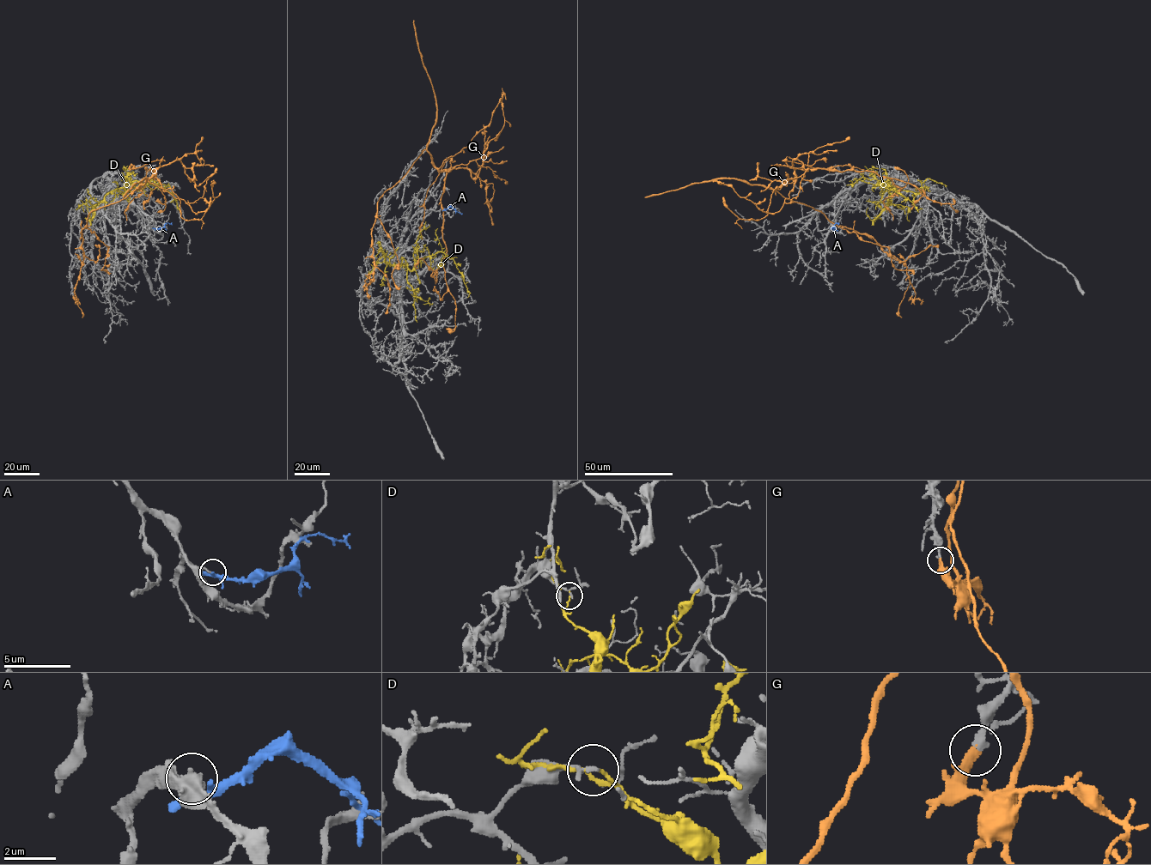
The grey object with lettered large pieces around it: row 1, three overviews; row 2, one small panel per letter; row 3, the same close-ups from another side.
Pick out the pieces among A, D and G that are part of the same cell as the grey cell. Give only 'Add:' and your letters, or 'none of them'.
Add: none of them

